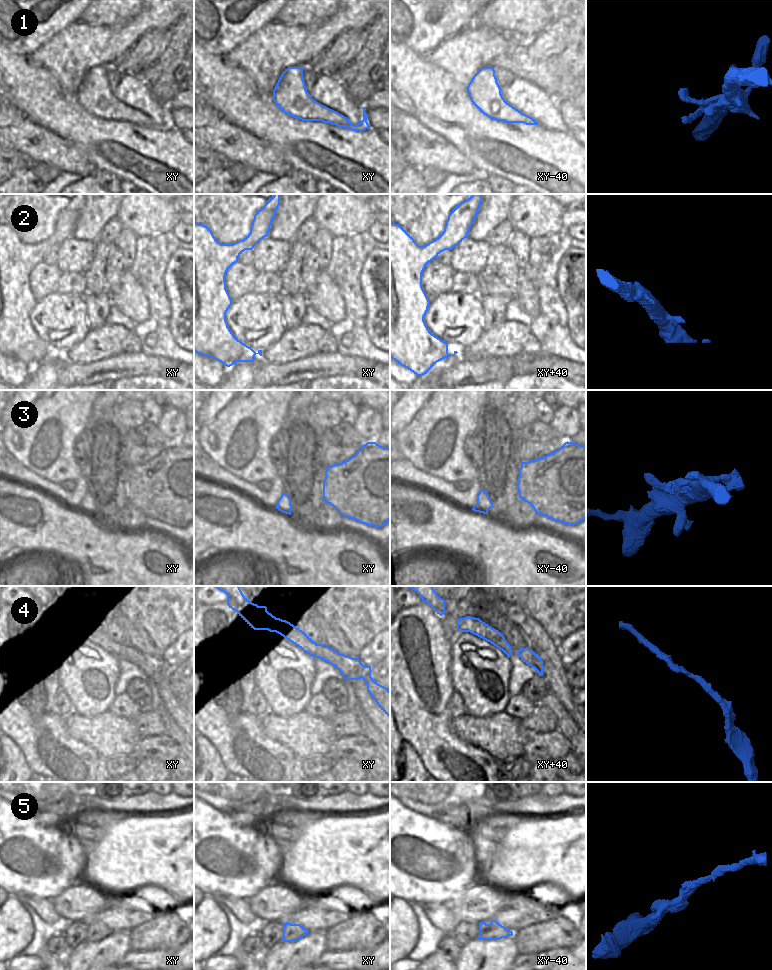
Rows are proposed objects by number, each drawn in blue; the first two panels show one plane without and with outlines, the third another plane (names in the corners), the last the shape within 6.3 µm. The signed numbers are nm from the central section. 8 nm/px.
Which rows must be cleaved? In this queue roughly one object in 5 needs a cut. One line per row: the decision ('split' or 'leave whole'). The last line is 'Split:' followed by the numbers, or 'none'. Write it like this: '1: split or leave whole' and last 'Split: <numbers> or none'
1: leave whole
2: leave whole
3: leave whole
4: leave whole
5: leave whole
Split: none

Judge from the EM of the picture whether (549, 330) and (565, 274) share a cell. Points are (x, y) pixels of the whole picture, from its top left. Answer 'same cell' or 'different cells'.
different cells

